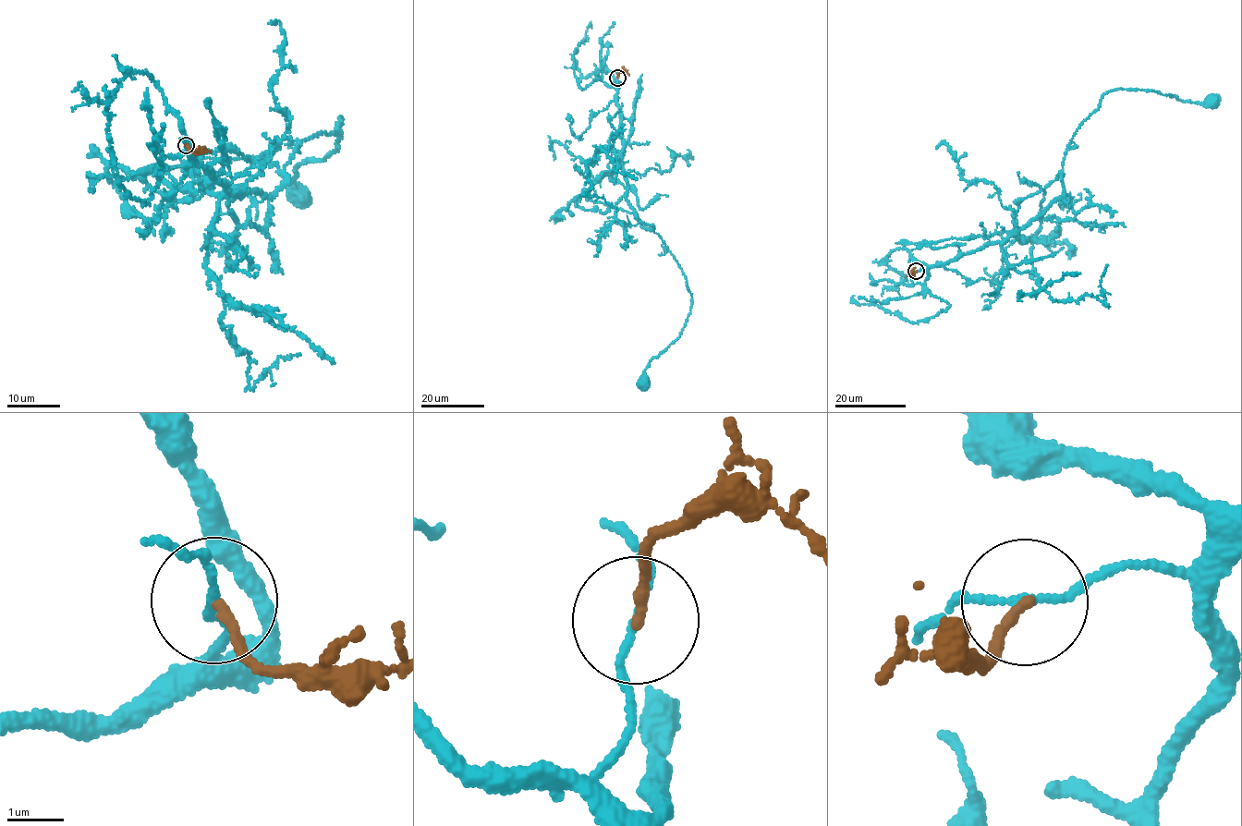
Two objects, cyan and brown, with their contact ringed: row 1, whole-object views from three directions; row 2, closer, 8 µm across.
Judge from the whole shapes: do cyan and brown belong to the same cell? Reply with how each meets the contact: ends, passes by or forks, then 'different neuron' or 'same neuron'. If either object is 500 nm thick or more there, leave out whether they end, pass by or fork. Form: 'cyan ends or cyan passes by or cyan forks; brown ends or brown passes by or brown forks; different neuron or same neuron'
cyan passes by; brown ends; different neuron

